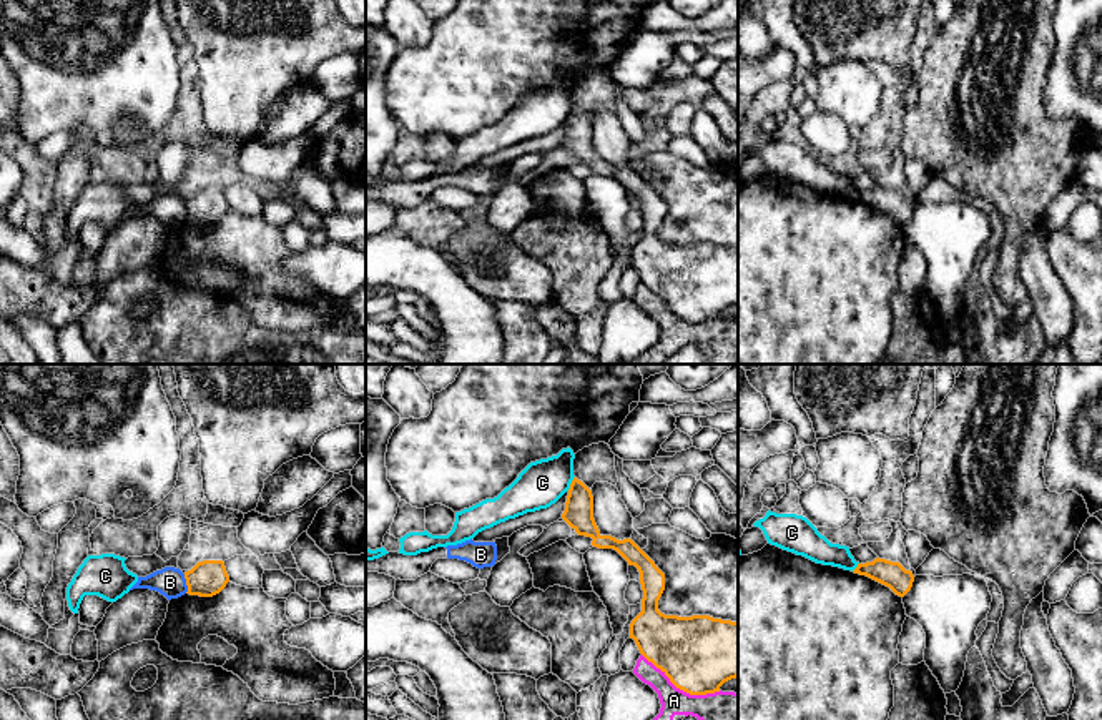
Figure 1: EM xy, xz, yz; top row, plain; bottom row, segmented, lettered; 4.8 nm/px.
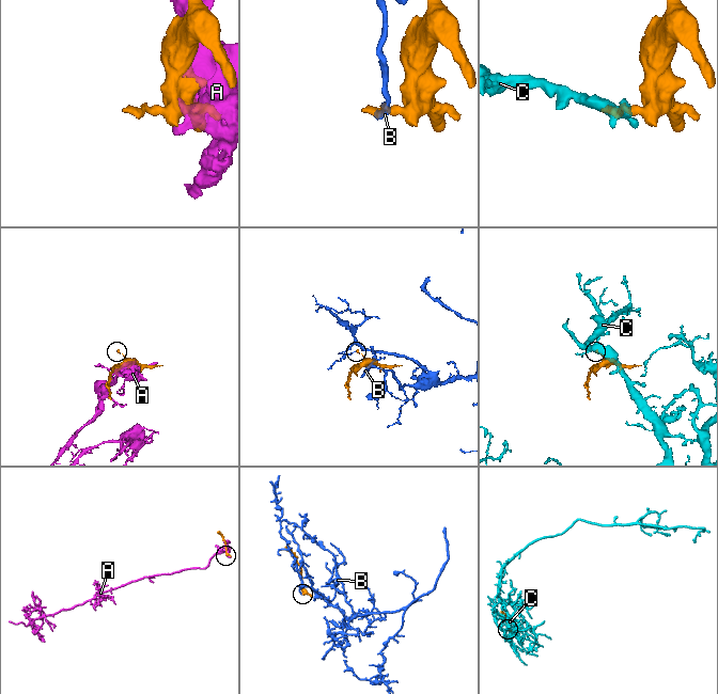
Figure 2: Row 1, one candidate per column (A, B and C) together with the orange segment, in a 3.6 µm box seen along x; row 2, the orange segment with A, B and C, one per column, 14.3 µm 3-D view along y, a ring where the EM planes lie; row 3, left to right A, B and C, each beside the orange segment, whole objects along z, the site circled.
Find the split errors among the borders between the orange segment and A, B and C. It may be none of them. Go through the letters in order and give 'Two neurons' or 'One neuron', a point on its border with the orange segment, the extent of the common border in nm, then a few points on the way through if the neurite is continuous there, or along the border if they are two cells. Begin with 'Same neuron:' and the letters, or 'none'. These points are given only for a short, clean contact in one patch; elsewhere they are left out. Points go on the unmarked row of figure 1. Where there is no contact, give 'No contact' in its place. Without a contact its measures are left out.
Same neuron: none
A: Two neurons. Touches orange at xz (682, 316). Shared border 420 nm
B: Two neurons. Touches orange at xy (186, 212). Shared border 100 nm. Boundary: xy (183, 202), (186, 220)
C: Two neurons. Touches orange at xz (572, 110). Shared border 80 nm. Boundary: xz (574, 103), (567, 117)

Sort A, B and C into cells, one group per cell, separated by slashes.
A / B / C

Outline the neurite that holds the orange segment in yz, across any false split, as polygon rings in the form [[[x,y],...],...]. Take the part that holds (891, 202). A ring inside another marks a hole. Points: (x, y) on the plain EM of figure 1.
[[[879,185],[873,190],[858,191],[853,200],[866,203],[889,215],[899,224],[904,224],[911,218],[914,210],[914,203],[911,198],[906,198],[899,190],[891,190]]]

